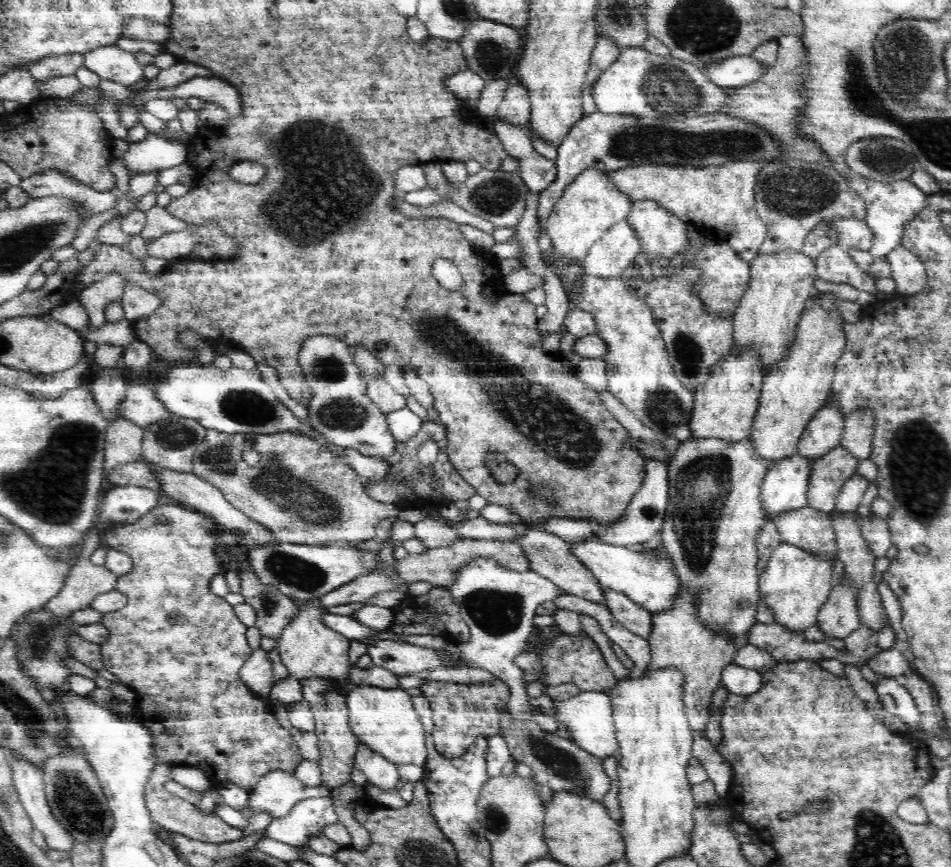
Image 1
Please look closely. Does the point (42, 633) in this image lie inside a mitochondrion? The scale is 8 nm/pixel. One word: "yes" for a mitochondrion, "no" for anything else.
yes

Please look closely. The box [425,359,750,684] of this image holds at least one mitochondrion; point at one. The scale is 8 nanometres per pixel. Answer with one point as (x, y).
(704, 485)

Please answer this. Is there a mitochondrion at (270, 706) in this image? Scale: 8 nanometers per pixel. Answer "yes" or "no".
no

